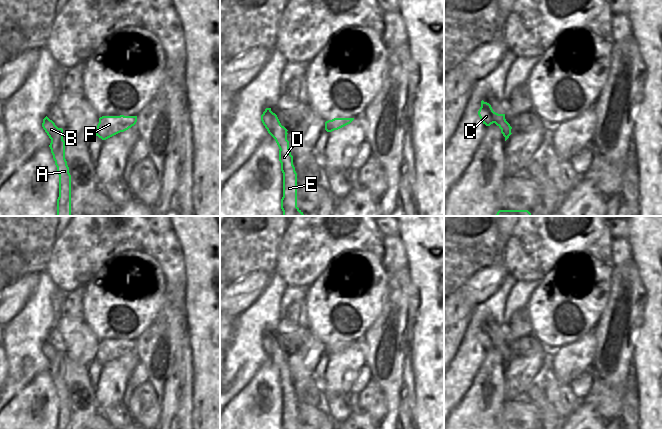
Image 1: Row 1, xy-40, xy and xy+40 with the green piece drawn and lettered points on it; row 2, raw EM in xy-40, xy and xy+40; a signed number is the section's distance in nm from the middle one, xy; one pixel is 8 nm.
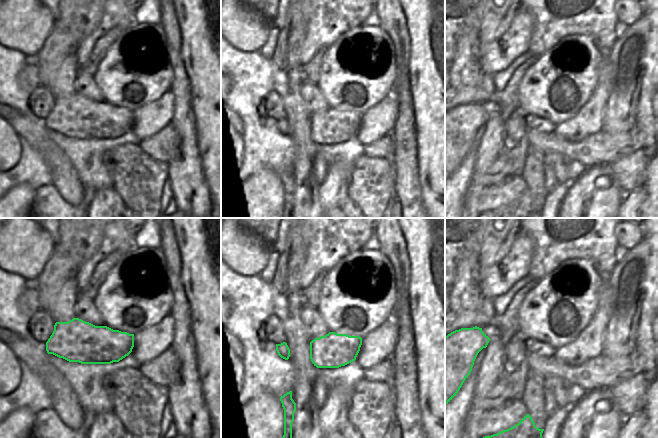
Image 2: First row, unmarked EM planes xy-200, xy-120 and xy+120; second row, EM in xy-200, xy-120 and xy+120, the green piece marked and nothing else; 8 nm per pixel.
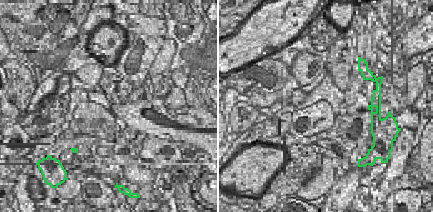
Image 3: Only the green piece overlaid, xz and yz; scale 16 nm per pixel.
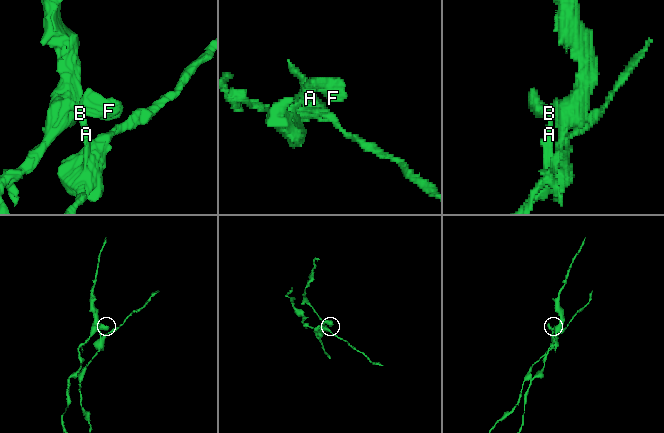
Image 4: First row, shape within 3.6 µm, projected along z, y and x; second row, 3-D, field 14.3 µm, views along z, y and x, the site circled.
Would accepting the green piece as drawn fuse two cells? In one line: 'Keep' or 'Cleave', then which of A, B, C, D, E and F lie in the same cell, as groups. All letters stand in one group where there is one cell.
Cleave. Groups: A D E / B C F.

